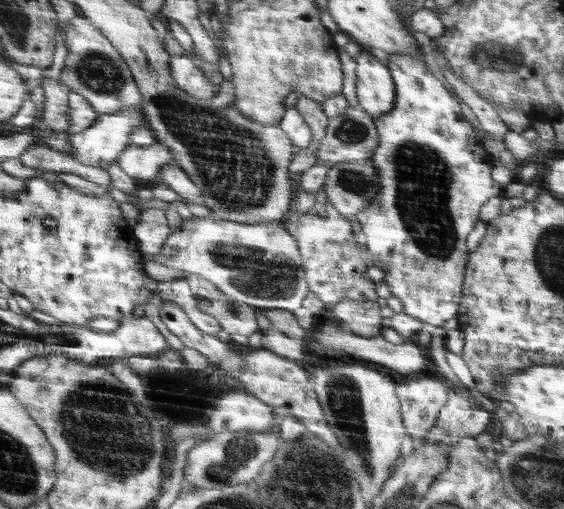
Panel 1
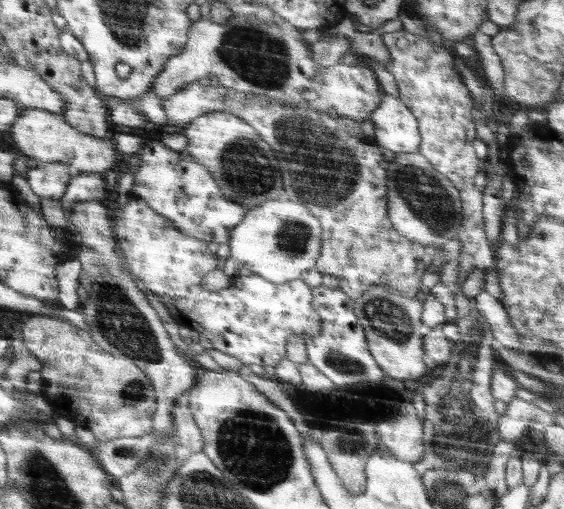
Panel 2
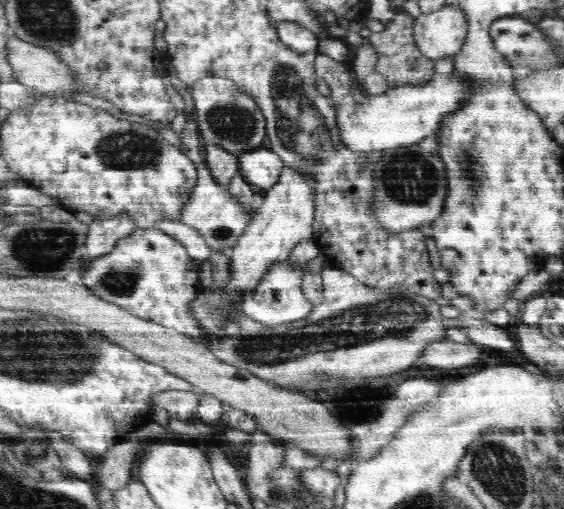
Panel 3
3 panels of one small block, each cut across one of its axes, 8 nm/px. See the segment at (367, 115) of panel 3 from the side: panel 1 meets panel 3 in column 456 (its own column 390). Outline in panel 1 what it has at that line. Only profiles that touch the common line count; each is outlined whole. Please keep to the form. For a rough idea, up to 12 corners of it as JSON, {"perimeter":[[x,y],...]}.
{"perimeter":[[363,49],[356,66],[358,106],[372,118],[392,110],[388,68]]}

